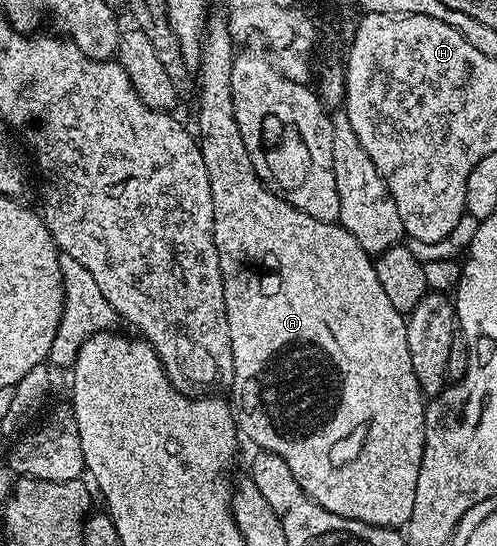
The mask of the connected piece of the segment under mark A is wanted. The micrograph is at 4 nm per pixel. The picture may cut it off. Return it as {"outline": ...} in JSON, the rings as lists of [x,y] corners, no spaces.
{"outline":[[[211,16],[206,22],[206,35],[202,38],[202,71],[198,77],[196,75],[196,97],[198,95],[198,125],[202,128],[200,144],[204,155],[204,167],[208,167],[208,179],[212,183],[214,242],[220,255],[228,335],[232,335],[234,374],[228,379],[228,397],[238,422],[238,432],[245,440],[247,437],[252,444],[258,445],[254,447],[261,452],[280,455],[280,459],[288,463],[288,471],[296,475],[296,483],[300,483],[302,490],[316,503],[320,503],[324,511],[332,511],[332,515],[344,515],[344,519],[356,519],[376,527],[401,530],[412,519],[414,484],[420,479],[420,454],[426,438],[427,407],[422,388],[416,379],[416,371],[412,371],[406,317],[400,311],[396,311],[396,307],[392,307],[388,295],[380,288],[380,279],[376,279],[371,254],[366,253],[364,247],[356,243],[356,239],[352,239],[347,229],[333,221],[312,219],[312,215],[304,215],[304,211],[292,208],[289,200],[268,187],[267,182],[263,181],[252,167],[248,147],[244,147],[244,139],[240,139],[240,127],[236,127],[236,111],[232,107],[232,63],[235,56],[236,42],[226,25],[225,16]]]}

